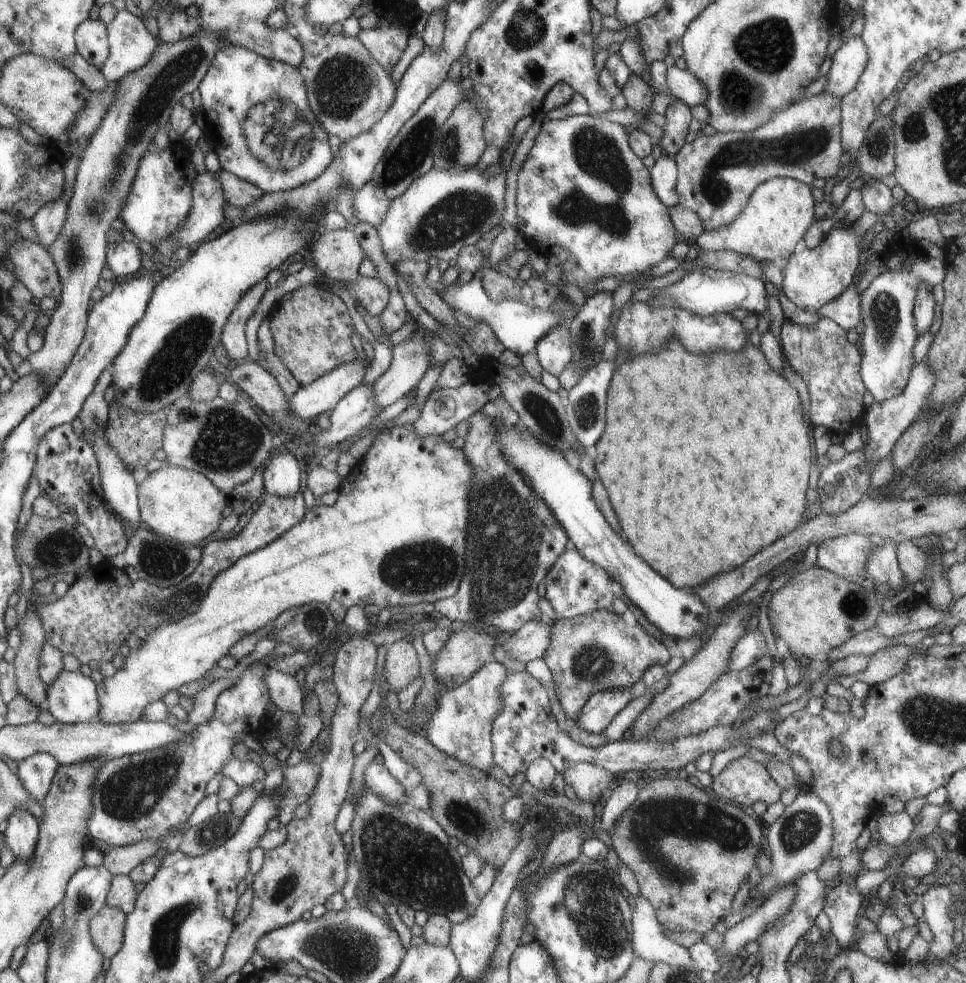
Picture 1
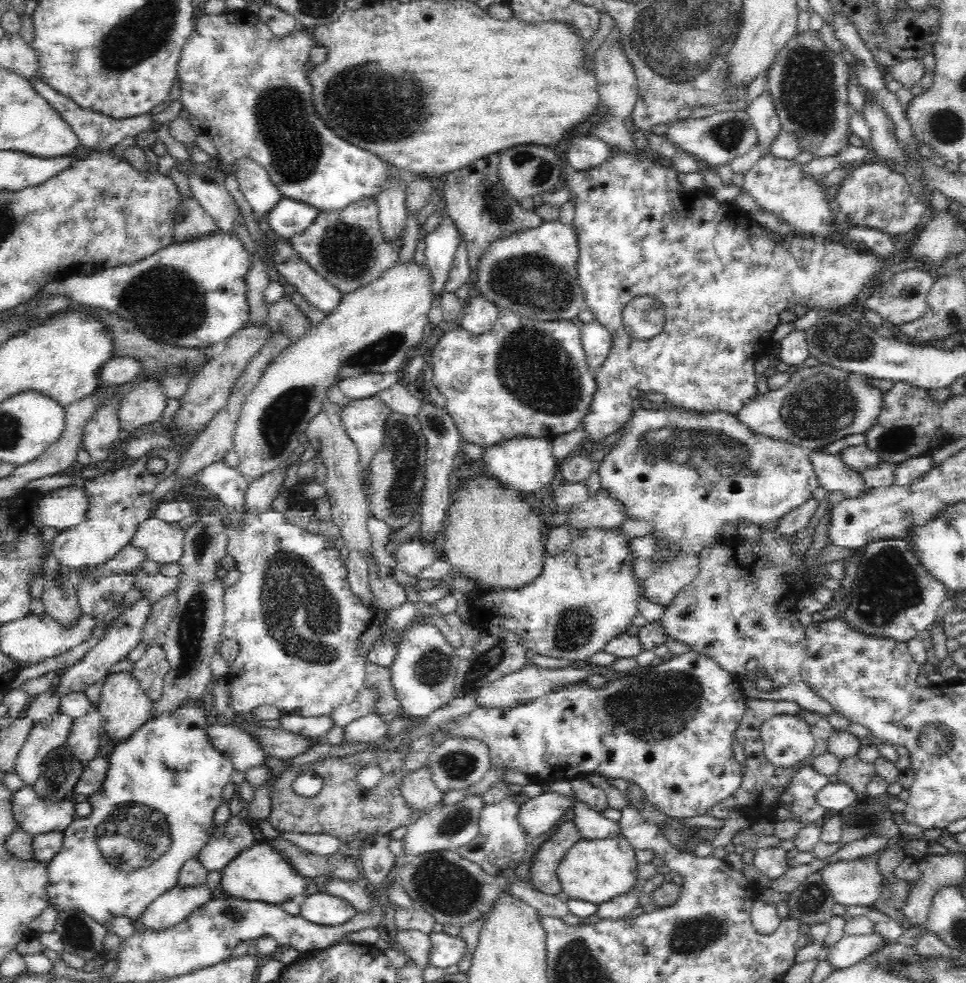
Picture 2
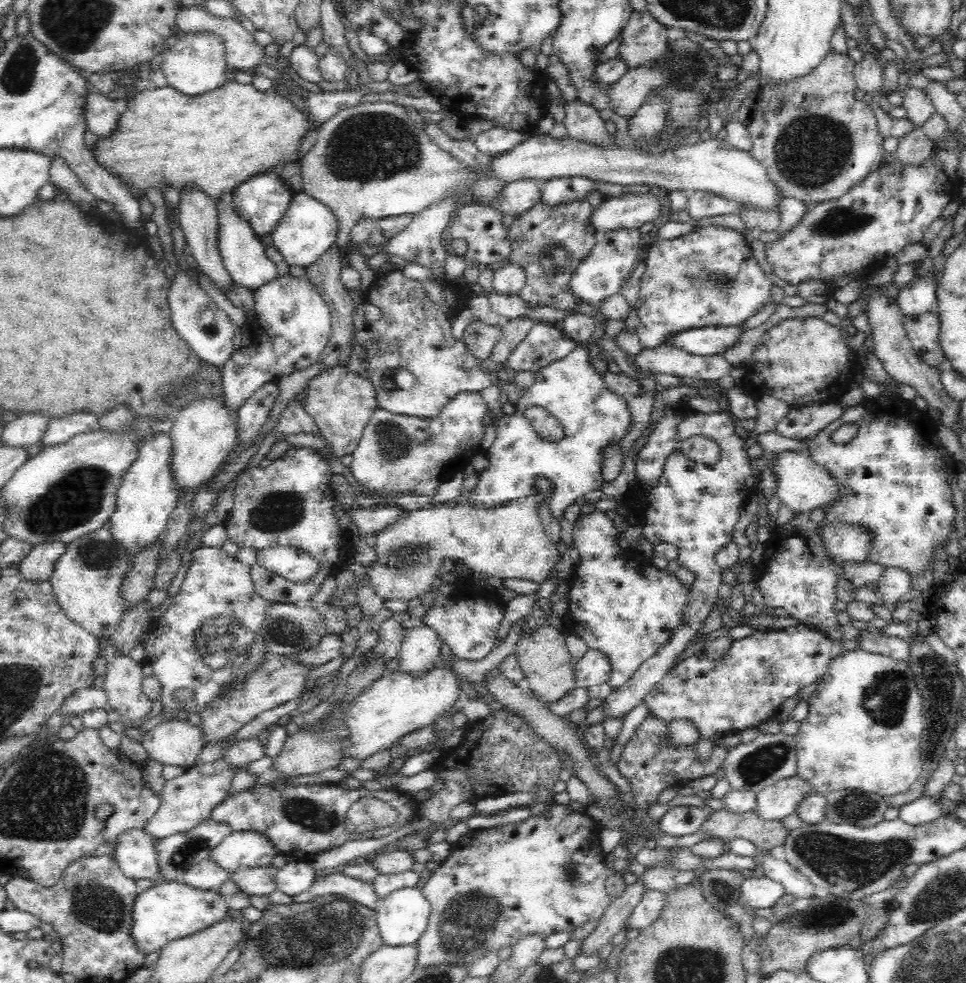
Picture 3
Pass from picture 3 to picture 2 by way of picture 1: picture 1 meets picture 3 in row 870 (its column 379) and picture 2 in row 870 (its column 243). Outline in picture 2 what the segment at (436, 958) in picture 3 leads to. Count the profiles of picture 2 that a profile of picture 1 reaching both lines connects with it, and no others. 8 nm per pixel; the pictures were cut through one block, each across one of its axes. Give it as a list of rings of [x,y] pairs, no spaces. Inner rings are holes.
[[[616,834],[614,838],[580,840],[560,862],[557,876],[570,900],[600,905],[633,890],[638,866],[630,841],[624,835]]]

